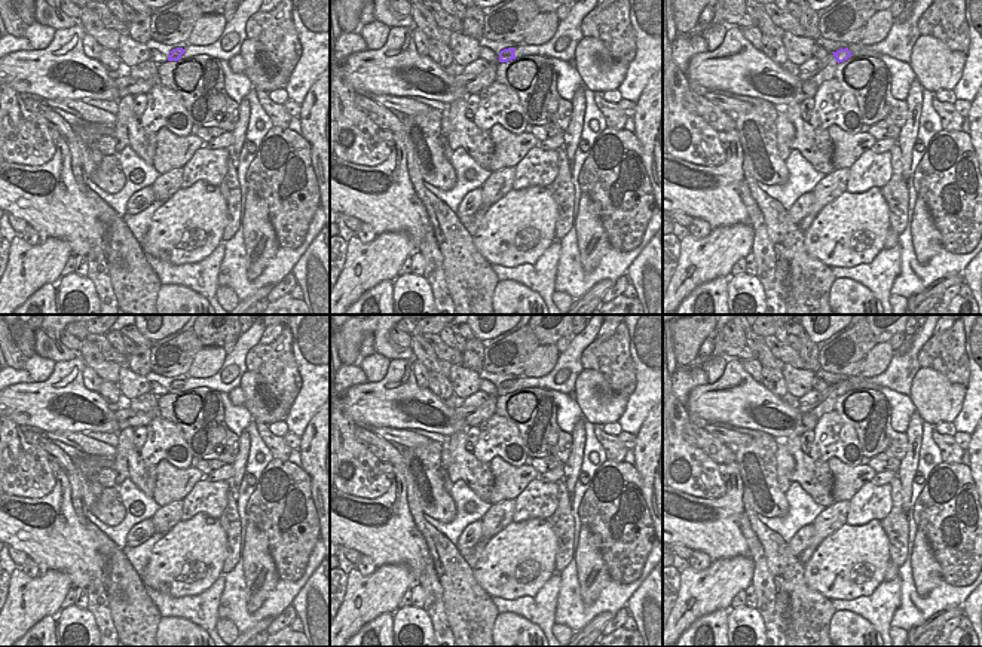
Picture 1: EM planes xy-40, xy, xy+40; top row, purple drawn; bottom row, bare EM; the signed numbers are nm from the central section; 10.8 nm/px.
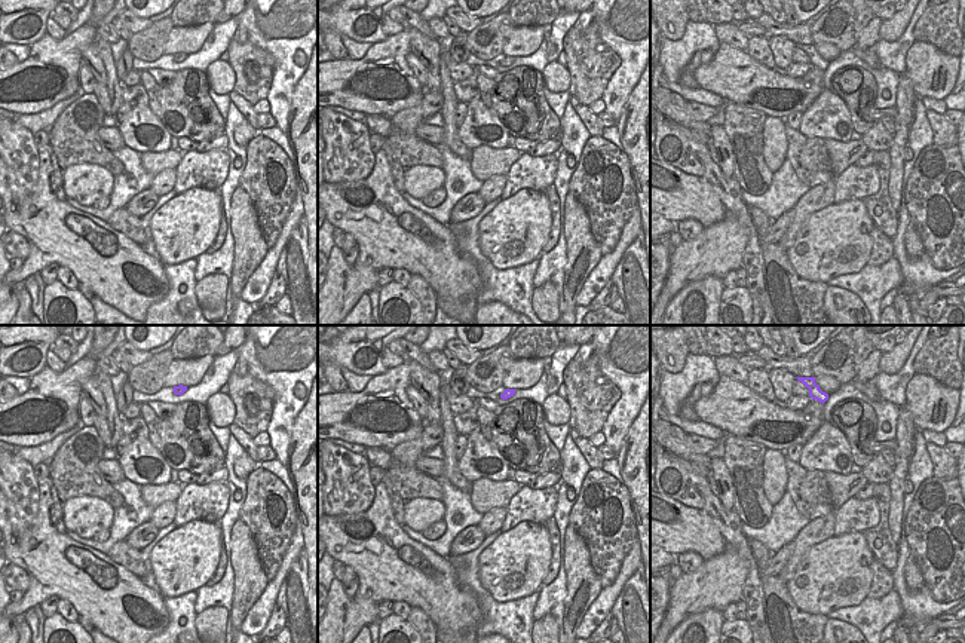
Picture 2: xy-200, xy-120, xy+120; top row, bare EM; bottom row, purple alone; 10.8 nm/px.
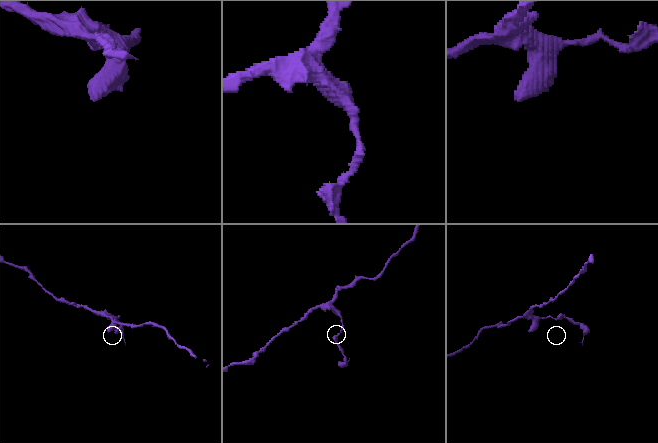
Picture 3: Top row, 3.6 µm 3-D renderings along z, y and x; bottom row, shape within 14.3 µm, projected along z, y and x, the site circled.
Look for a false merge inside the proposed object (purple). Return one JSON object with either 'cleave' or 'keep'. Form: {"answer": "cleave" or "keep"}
{"answer": "cleave"}

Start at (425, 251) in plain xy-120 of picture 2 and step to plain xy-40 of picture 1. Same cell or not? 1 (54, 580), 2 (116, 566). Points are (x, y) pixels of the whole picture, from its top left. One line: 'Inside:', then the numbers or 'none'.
Inside: none

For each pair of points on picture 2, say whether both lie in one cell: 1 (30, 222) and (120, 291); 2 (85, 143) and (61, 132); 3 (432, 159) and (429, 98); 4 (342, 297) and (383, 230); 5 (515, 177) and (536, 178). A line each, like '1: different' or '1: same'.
1: same
2: same
3: same
4: different
5: same

